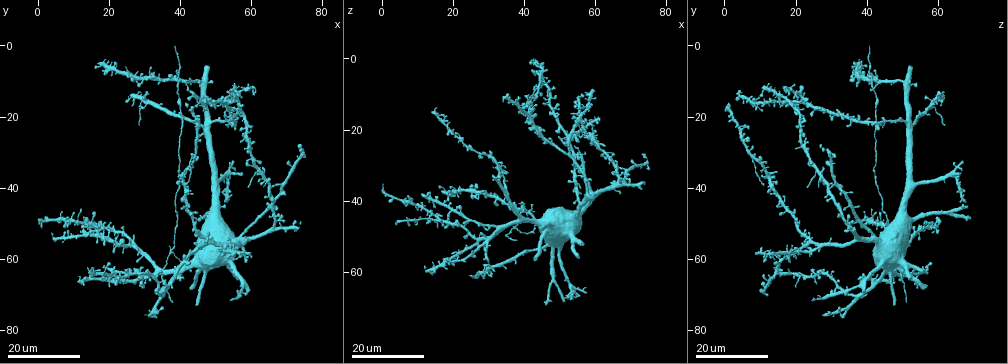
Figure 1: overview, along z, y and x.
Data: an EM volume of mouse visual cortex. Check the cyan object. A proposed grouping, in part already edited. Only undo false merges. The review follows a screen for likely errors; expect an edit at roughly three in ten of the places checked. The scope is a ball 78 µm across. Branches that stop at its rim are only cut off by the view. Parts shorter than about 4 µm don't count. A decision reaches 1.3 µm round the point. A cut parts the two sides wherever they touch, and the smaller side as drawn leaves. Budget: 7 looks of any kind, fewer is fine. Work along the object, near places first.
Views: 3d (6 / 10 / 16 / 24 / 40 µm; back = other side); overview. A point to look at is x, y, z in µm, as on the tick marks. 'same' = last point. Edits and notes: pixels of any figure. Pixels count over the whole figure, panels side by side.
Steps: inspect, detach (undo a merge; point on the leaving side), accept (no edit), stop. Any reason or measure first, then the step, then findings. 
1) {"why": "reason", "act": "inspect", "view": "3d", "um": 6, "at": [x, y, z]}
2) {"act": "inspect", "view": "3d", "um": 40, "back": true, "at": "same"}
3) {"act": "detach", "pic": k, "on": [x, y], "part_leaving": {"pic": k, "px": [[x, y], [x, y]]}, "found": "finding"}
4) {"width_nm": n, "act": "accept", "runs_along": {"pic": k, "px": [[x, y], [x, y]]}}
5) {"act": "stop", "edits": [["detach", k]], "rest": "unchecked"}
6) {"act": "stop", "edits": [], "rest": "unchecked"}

{"act": "inspect", "view": "3d", "um": 16, "at": [61.5, 35.0, 26.0]}

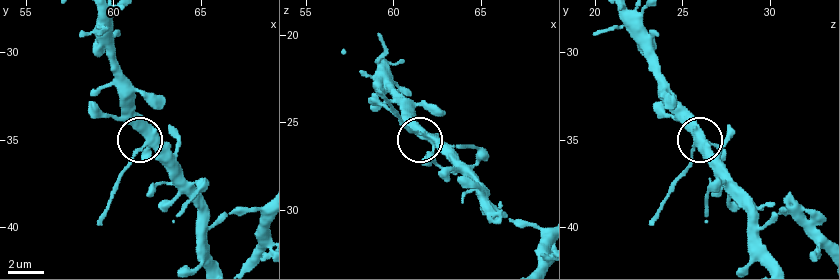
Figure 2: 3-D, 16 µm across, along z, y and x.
{"act": "inspect", "view": "3d", "um": 6, "at": [61.9, 34.9, 25.8]}

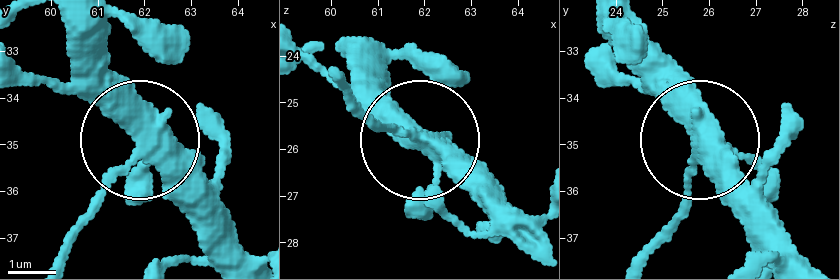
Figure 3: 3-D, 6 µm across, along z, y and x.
{"width_nm": 380, "act": "accept", "runs_along": {"pic": 3, "px": [[249, 255], [146, 144], [74, 227]]}, "found": "continuous, no second neuron"}

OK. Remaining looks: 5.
{"why": "looks like a crossing", "act": "inspect", "view": "3d", "um": 24, "at": [38.5, 57.5, 48.0]}

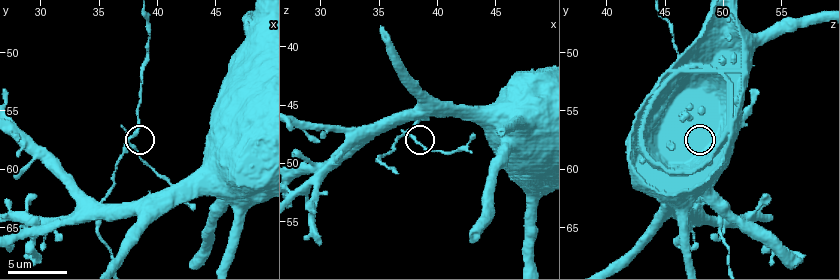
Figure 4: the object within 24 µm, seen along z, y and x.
{"act": "inspect", "view": "3d", "um": 6, "at": [37.8, 58.0, 47.8]}

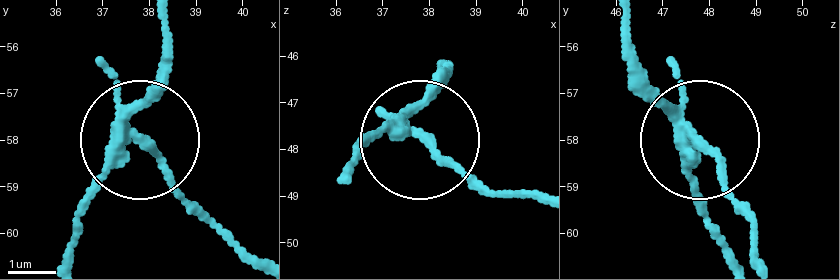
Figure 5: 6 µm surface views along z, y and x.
{"arms": 4, "act": "detach", "pic": 5, "on": [165, 172], "found": "a second neuron is stuck on"}

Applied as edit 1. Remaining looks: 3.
{"act": "stop", "edits": [["detach", 5]], "rest": "unchecked"}

